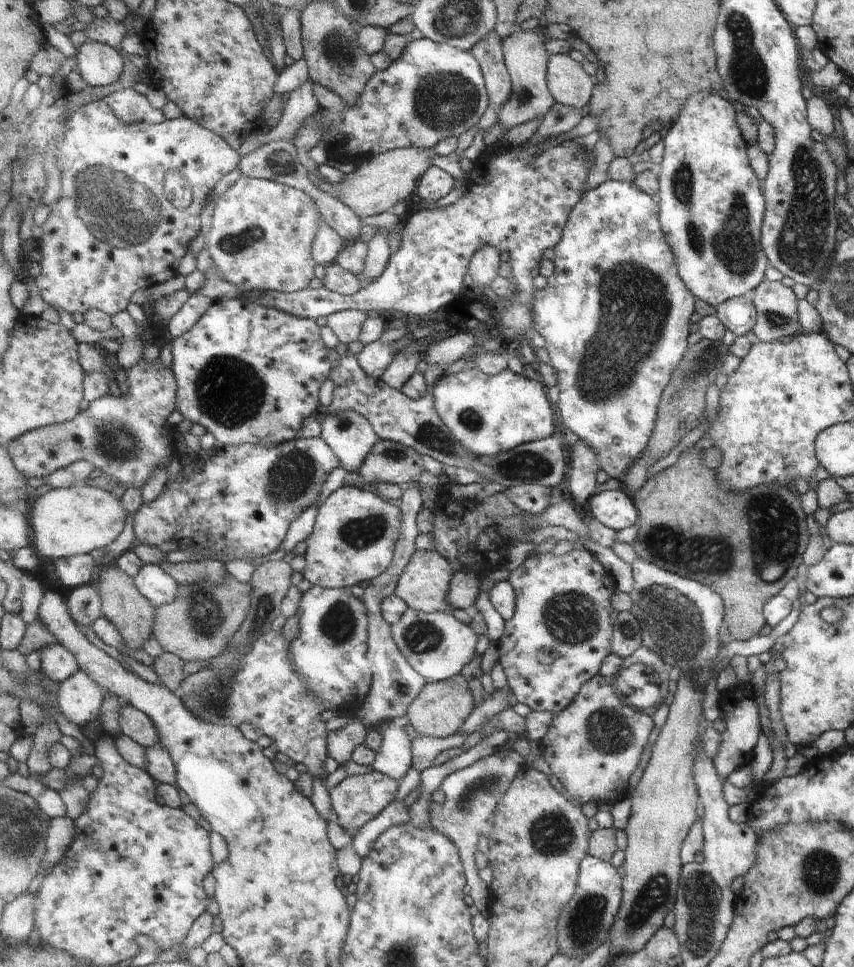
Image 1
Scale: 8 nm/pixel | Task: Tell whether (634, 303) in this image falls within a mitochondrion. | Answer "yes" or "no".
yes

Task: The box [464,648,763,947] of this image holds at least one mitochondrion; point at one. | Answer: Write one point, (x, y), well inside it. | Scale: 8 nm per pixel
(609, 729)

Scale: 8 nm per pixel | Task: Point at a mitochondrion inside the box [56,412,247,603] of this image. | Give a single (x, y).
(121, 444)

